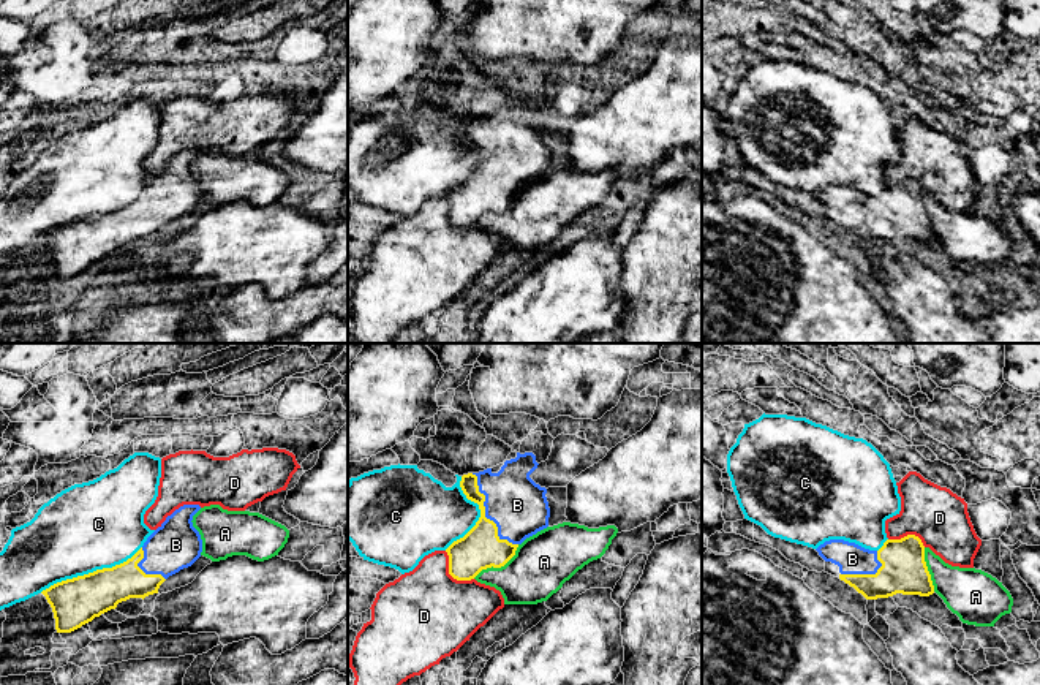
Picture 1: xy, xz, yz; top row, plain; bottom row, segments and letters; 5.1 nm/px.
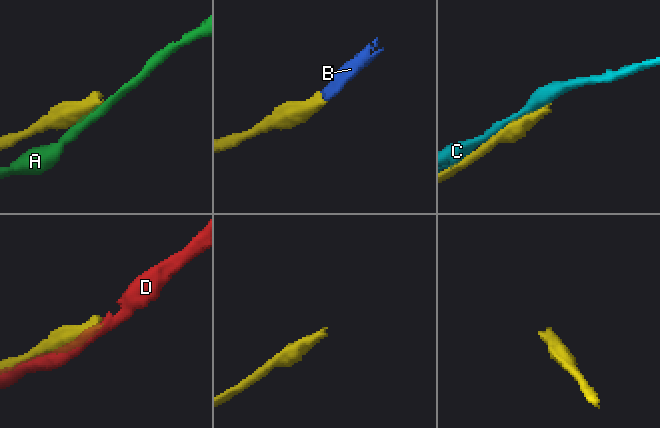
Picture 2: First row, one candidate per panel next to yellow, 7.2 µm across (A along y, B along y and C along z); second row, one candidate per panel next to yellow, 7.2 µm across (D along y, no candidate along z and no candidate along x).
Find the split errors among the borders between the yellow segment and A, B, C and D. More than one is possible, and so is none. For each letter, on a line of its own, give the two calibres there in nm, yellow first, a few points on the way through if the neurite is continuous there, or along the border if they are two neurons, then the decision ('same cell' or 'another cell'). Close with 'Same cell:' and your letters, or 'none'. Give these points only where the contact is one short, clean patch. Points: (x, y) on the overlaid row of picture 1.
A: 220 nm thick on the yellow side, 300 nm on the other; another cell
B: 220 nm thick on the yellow side, 300 nm on the other; same cell
C: 240 nm thick on the yellow side, 440 nm on the other; another cell
D: 220 nm thick on the yellow side, 480 nm on the other; another cell
Same cell: B

